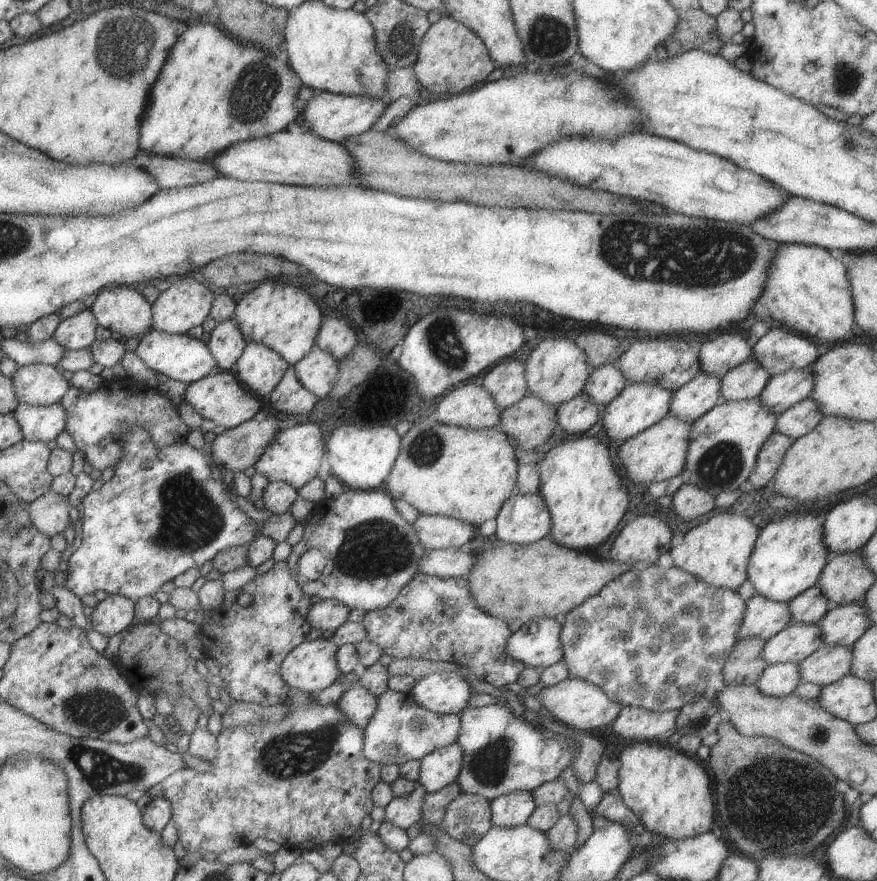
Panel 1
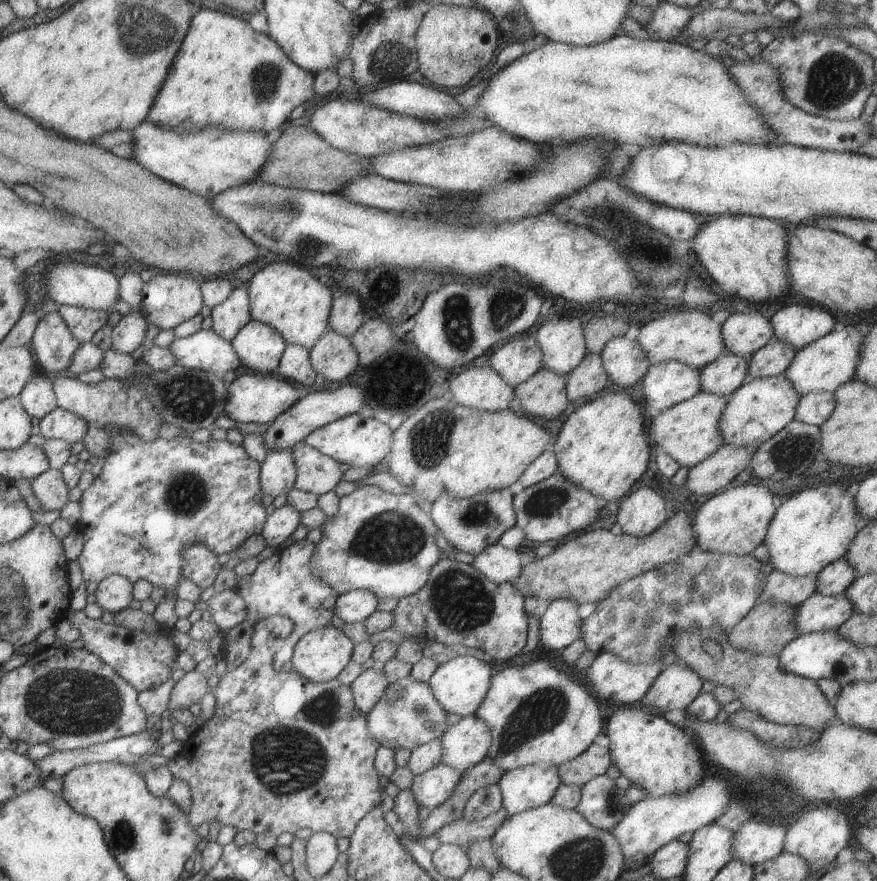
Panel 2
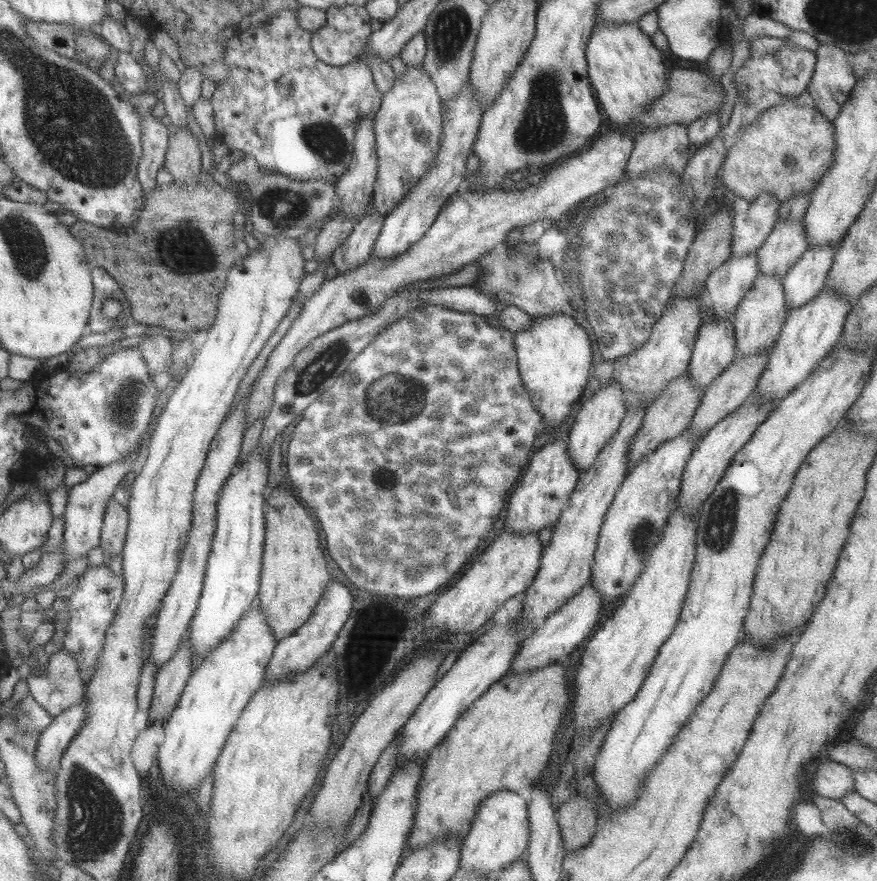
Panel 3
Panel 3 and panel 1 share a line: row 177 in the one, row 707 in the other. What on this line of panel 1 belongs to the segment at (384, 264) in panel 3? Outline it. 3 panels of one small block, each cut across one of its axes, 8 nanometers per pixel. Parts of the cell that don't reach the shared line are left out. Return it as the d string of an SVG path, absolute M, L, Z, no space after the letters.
M569 677L553 686L543 687L536 698L541 709L547 710L548 715L552 719L555 718L555 720L559 720L559 722L563 722L563 724L583 732L589 732L593 730L593 728L611 724L622 707L619 706L617 702L609 700L609 698L607 698L599 688L593 686L593 684L589 684L589 682L585 682L585 680L570 679Z

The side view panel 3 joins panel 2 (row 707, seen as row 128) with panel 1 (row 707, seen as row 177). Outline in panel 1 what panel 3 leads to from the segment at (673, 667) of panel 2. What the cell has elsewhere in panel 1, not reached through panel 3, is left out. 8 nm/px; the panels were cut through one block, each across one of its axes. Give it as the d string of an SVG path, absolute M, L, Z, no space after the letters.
M621 707L611 730L618 738L635 742L665 743L675 732L675 718L678 710L649 712L643 708Z

